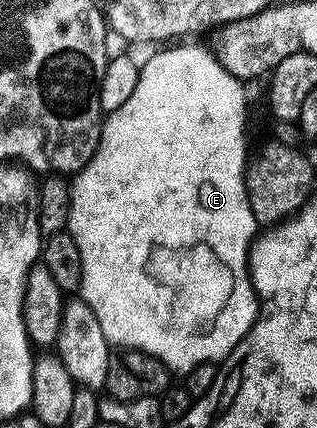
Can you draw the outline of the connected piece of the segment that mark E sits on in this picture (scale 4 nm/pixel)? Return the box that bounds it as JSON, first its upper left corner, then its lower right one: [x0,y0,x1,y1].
[68,46,260,374]

